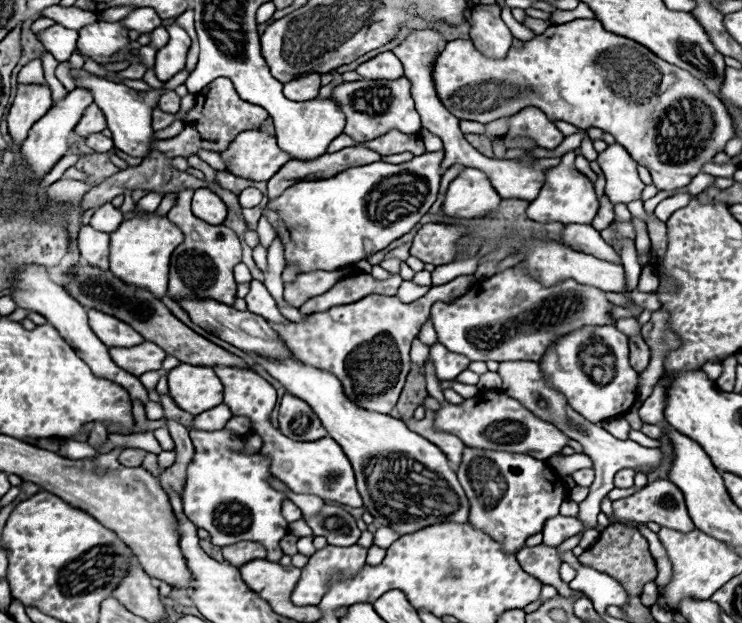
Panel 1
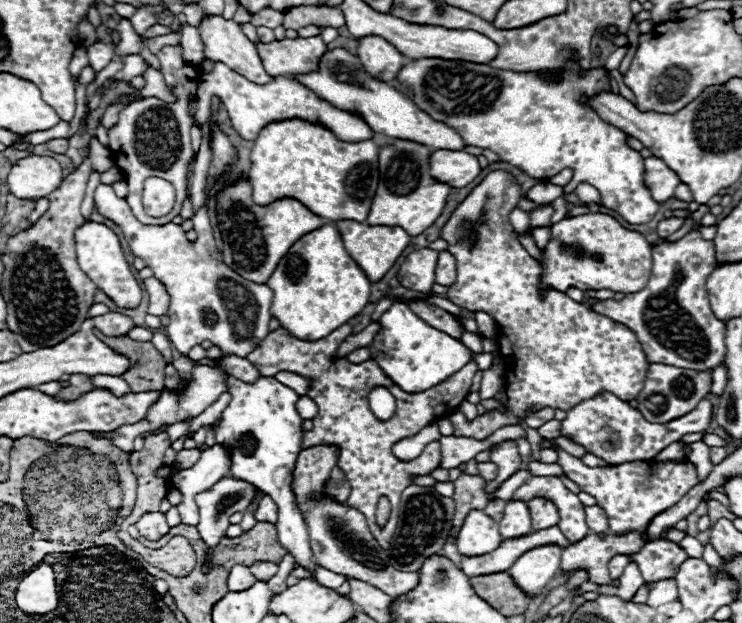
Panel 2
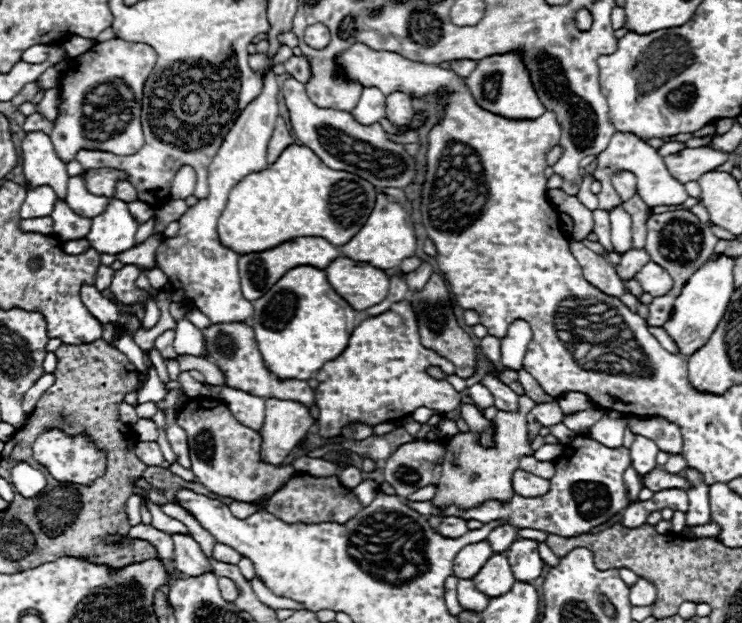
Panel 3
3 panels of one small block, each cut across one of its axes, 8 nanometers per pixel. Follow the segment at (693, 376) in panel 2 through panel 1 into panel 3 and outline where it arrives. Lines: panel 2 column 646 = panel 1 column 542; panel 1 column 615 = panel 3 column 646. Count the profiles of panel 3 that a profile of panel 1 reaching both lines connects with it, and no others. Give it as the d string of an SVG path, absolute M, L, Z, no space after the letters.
M636 436L634 444L630 446L630 458L632 458L632 466L636 468L636 472L640 476L646 476L654 468L658 468L658 464L656 464L658 452L660 452L660 448L656 446L654 440L650 440L646 436Z

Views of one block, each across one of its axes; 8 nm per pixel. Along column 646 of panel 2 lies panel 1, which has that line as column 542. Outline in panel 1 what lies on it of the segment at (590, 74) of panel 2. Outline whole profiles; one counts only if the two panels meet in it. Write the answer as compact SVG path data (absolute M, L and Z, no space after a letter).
M574 150L566 152L560 166L546 172L546 184L536 200L528 206L528 218L536 222L592 222L596 214L594 188L586 176L574 170Z

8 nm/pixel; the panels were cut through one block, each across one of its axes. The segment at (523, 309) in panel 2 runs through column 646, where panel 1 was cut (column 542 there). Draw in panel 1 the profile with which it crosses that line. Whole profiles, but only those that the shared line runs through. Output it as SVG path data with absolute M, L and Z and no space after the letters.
M590 326L560 338L540 360L540 368L546 380L560 390L568 404L588 418L590 422L602 422L612 416L620 416L630 410L636 400L638 372L628 360L628 336L610 326Z

